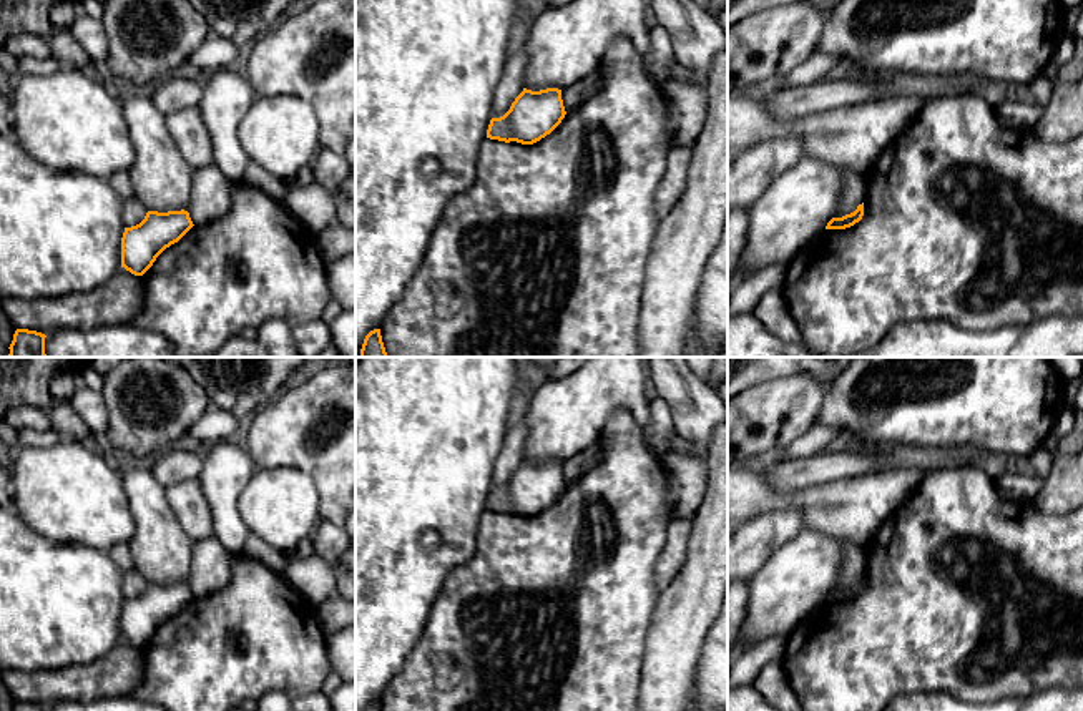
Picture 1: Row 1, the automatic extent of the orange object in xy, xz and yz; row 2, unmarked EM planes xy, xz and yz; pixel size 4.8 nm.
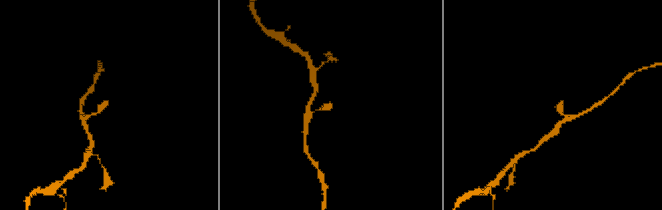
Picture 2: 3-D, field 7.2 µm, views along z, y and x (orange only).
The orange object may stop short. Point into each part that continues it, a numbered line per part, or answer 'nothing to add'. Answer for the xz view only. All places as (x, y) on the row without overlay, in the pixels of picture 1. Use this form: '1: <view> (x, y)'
nothing to add

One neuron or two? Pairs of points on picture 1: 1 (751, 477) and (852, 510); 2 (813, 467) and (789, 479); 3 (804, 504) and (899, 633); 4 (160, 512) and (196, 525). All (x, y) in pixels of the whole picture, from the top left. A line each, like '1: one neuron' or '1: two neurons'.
1: one neuron
2: one neuron
3: two neurons
4: two neurons

